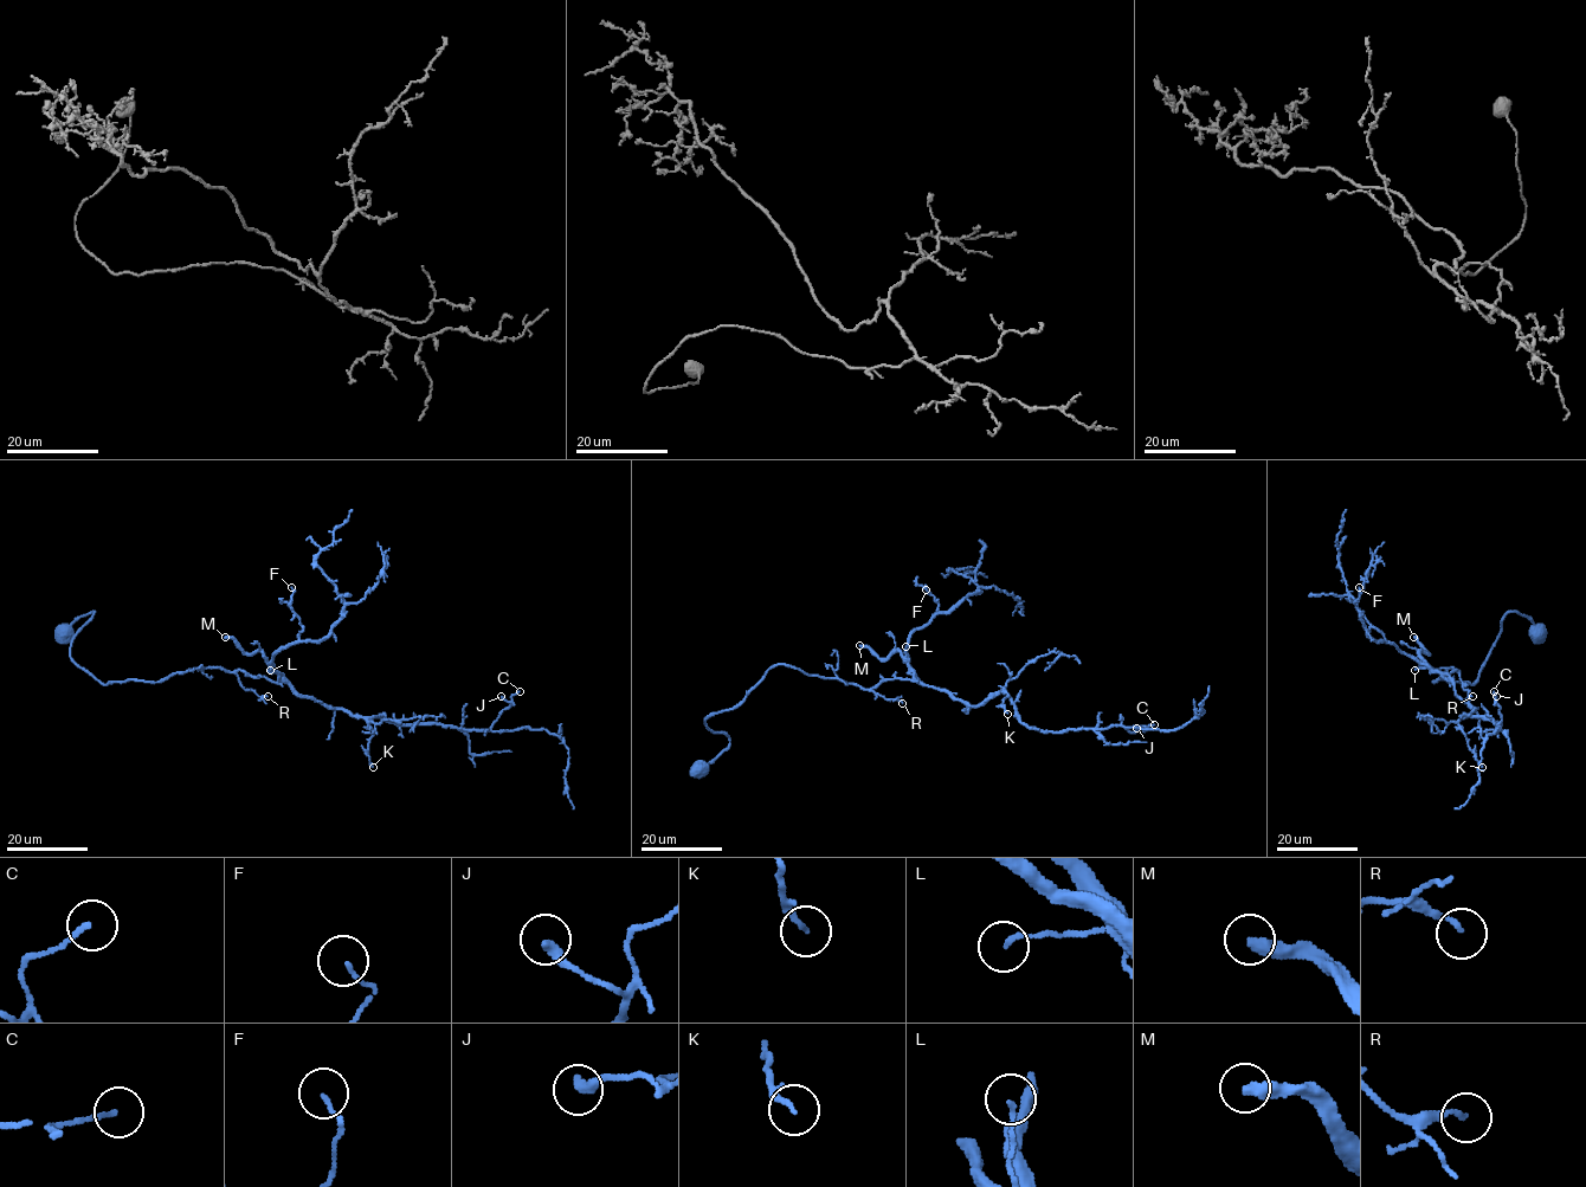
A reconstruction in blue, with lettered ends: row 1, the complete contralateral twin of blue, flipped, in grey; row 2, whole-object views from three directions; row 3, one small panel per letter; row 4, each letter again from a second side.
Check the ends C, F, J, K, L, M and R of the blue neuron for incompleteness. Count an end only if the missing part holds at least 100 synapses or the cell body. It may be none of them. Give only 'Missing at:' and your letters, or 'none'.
Missing at: M

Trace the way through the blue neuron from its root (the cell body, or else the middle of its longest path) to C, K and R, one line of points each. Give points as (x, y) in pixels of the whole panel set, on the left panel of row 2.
C: (64, 634), (95, 612), (70, 657), (104, 684), (243, 670), (394, 724), (489, 730), (520, 691)
K: (64, 634), (95, 612), (70, 657), (104, 684), (212, 666), (287, 682), (362, 716), (373, 767)
R: (64, 634), (95, 612), (70, 657), (104, 684), (218, 666), (268, 696)

